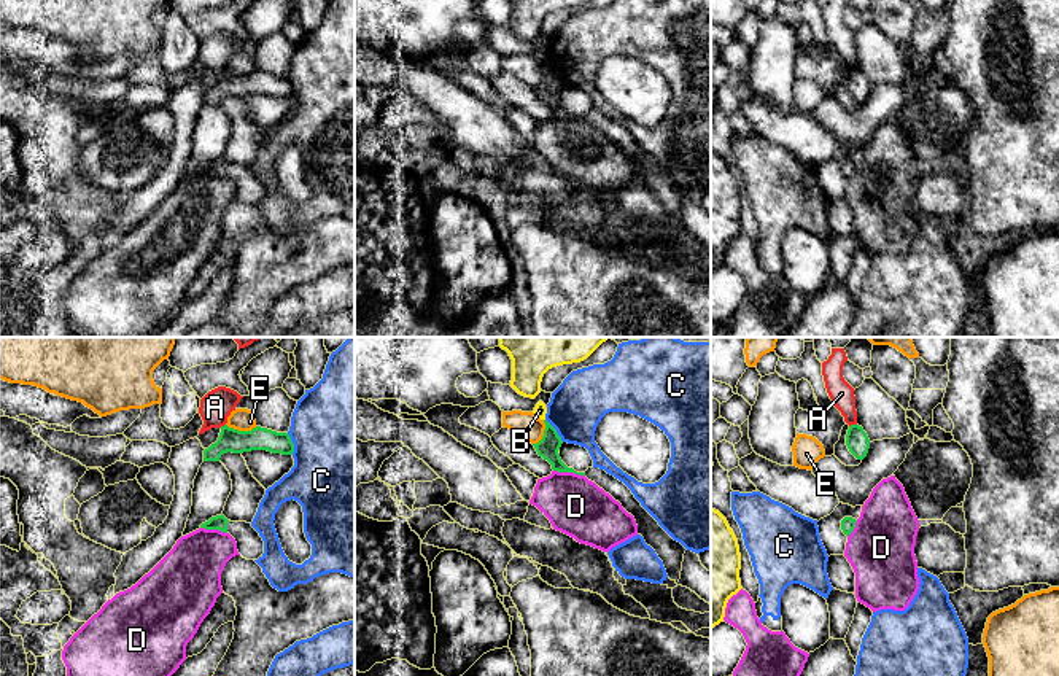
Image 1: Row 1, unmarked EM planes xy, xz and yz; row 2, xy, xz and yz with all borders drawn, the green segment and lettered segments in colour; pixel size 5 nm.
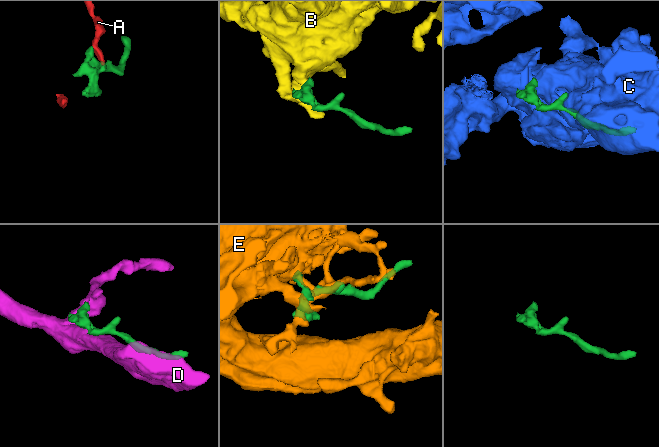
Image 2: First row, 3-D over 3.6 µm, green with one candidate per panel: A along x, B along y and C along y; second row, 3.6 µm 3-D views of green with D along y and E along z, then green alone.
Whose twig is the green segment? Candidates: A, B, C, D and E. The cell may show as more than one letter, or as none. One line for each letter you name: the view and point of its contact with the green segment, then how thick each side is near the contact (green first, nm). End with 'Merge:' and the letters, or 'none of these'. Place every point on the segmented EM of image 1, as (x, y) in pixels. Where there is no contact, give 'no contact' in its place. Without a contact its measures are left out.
Merge: none of these

